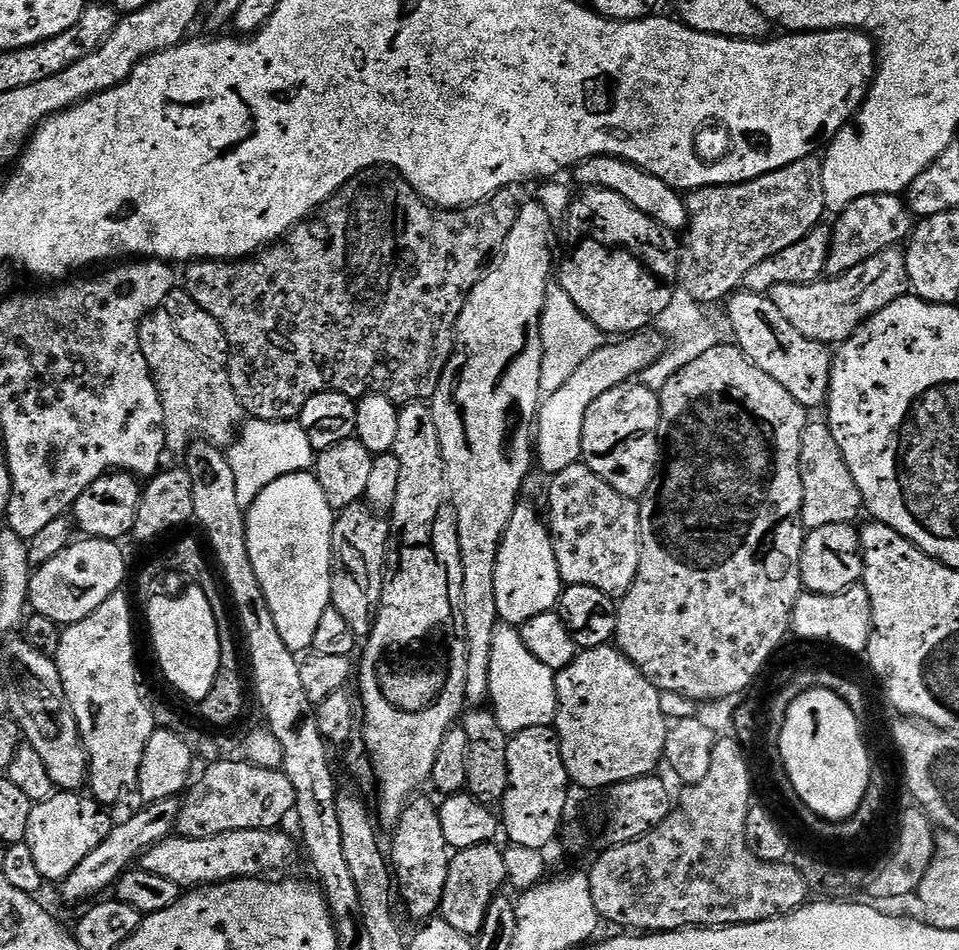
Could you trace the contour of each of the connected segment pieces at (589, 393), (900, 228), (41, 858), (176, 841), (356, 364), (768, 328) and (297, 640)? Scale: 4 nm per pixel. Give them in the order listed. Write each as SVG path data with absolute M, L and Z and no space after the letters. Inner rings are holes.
M645 330L615 342L601 343L600 348L590 354L590 358L586 358L586 362L582 362L578 370L574 370L562 390L554 390L541 403L538 423L534 428L534 456L538 461L538 468L553 477L566 470L566 466L581 463L584 455L582 422L586 410L590 410L590 402L602 398L606 390L614 390L619 384L627 384L639 377L647 368L654 366L654 362L662 359L665 351L666 341L656 330Z
M866 194L866 198L850 202L850 206L839 213L835 220L836 224L831 225L830 254L824 267L829 277L846 274L854 270L854 266L862 266L862 262L874 258L874 254L903 245L912 235L914 227L912 211L896 194Z
M53 791L50 798L33 803L30 810L30 822L26 826L26 838L24 843L30 846L30 851L34 853L34 863L38 865L38 870L42 874L45 882L63 882L66 874L70 874L70 870L74 870L78 866L78 862L82 862L82 858L86 858L86 854L94 854L95 848L112 833L114 827L114 819L105 805L99 804L91 795L85 794L83 791L78 792L62 792Z
M275 828L230 830L226 834L214 834L214 838L186 838L173 834L141 854L138 867L144 872L158 874L158 878L170 878L170 882L177 884L181 890L221 884L227 880L268 878L271 872L280 872L295 862L298 844L293 840L284 830Z
M381 166L368 168L360 172L346 186L342 186L319 210L297 224L283 240L265 247L255 258L243 260L197 260L189 263L182 272L182 287L191 294L194 302L206 310L213 318L222 322L226 338L230 338L232 357L228 360L226 371L232 380L234 390L240 399L240 405L249 417L257 420L291 420L299 417L302 406L314 398L314 394L323 392L341 392L351 400L359 401L366 396L385 396L391 404L403 406L417 402L431 401L438 390L438 382L452 357L452 347L456 345L456 323L462 314L466 298L478 286L490 261L499 257L504 243L514 230L518 211L518 200L511 191L495 192L487 200L471 204L465 208L438 208L423 200L414 186L394 168Z
M737 291L727 301L728 320L732 323L735 343L758 366L758 370L766 370L774 382L786 386L790 394L802 407L809 410L823 409L828 402L828 391L832 378L832 361L834 352L827 344L819 344L806 334L798 334L782 313L778 306L767 296L758 292Z
M307 471L278 478L278 482L270 482L270 486L266 486L266 490L262 490L262 494L258 494L251 508L247 509L246 515L250 562L254 566L254 574L258 574L262 594L266 594L270 614L274 614L274 626L278 626L278 634L282 634L282 642L286 642L291 652L307 653L314 642L318 622L332 602L334 510L330 502L326 502L326 494L322 494L322 486L318 486L315 475Z

